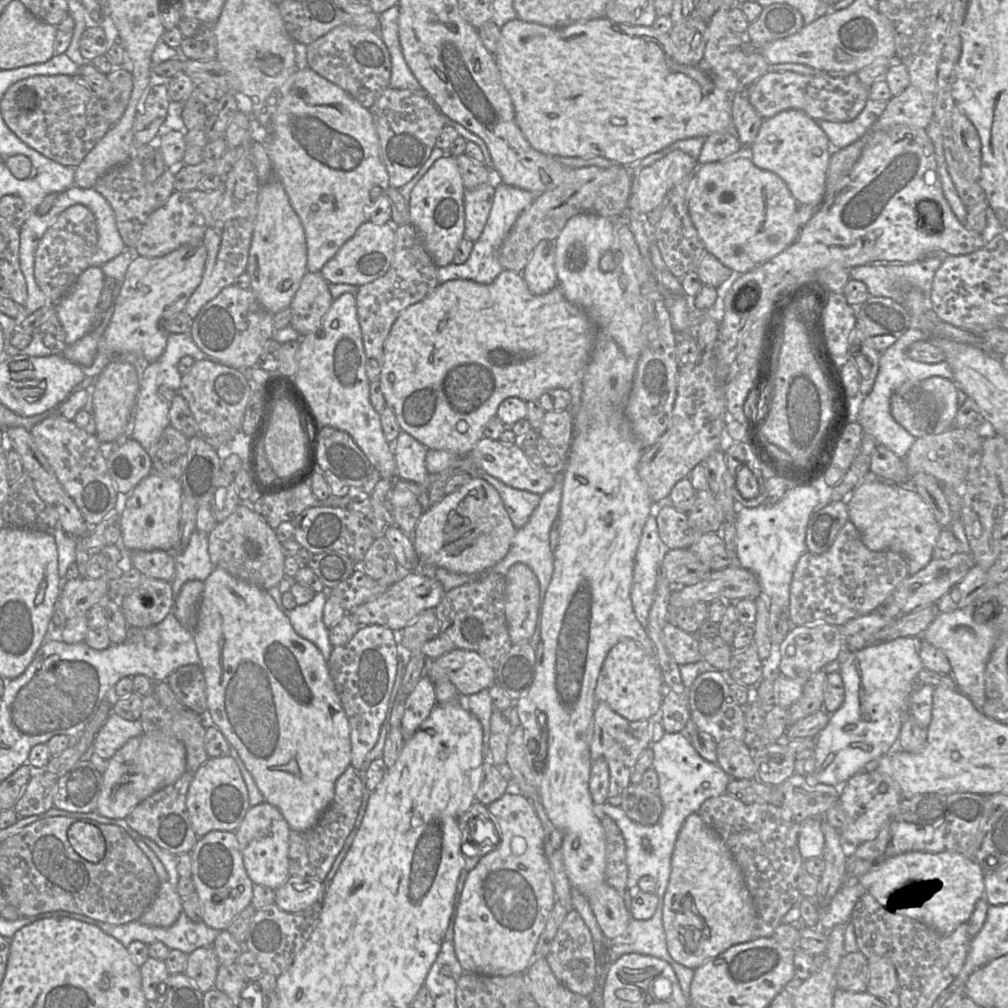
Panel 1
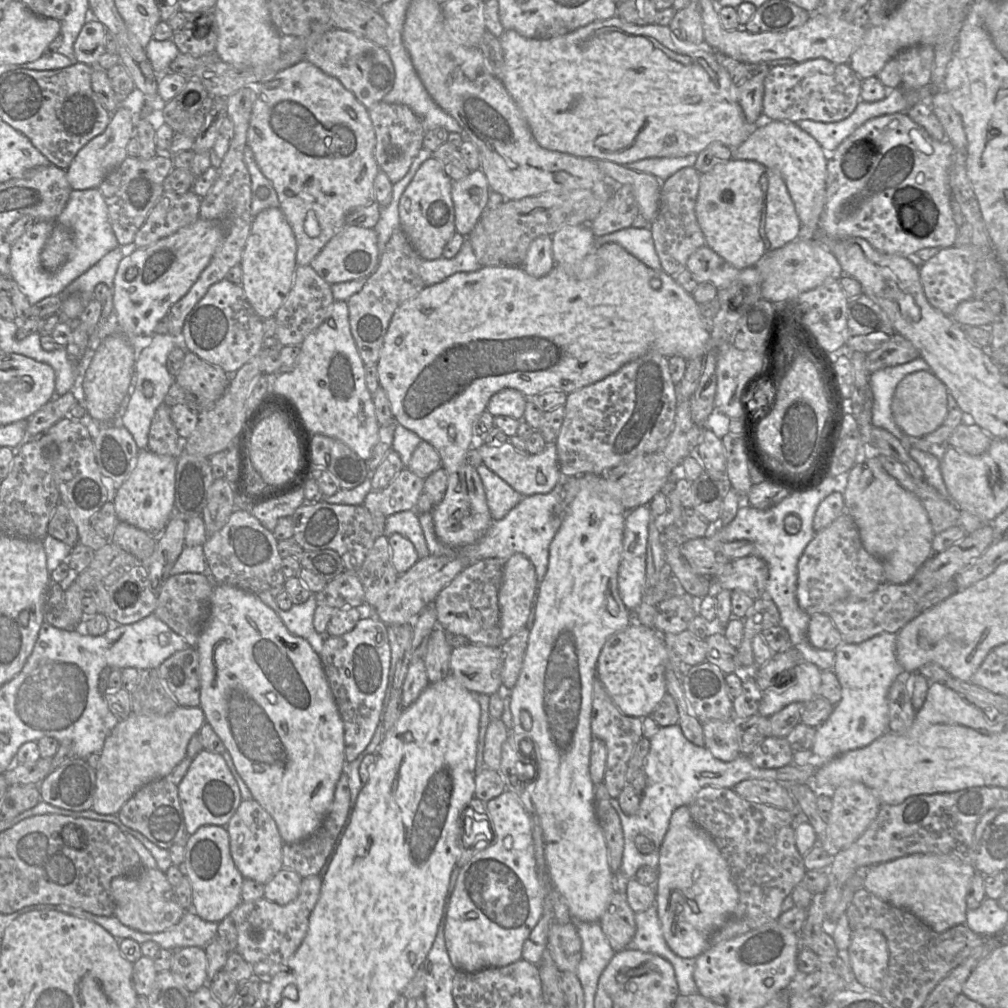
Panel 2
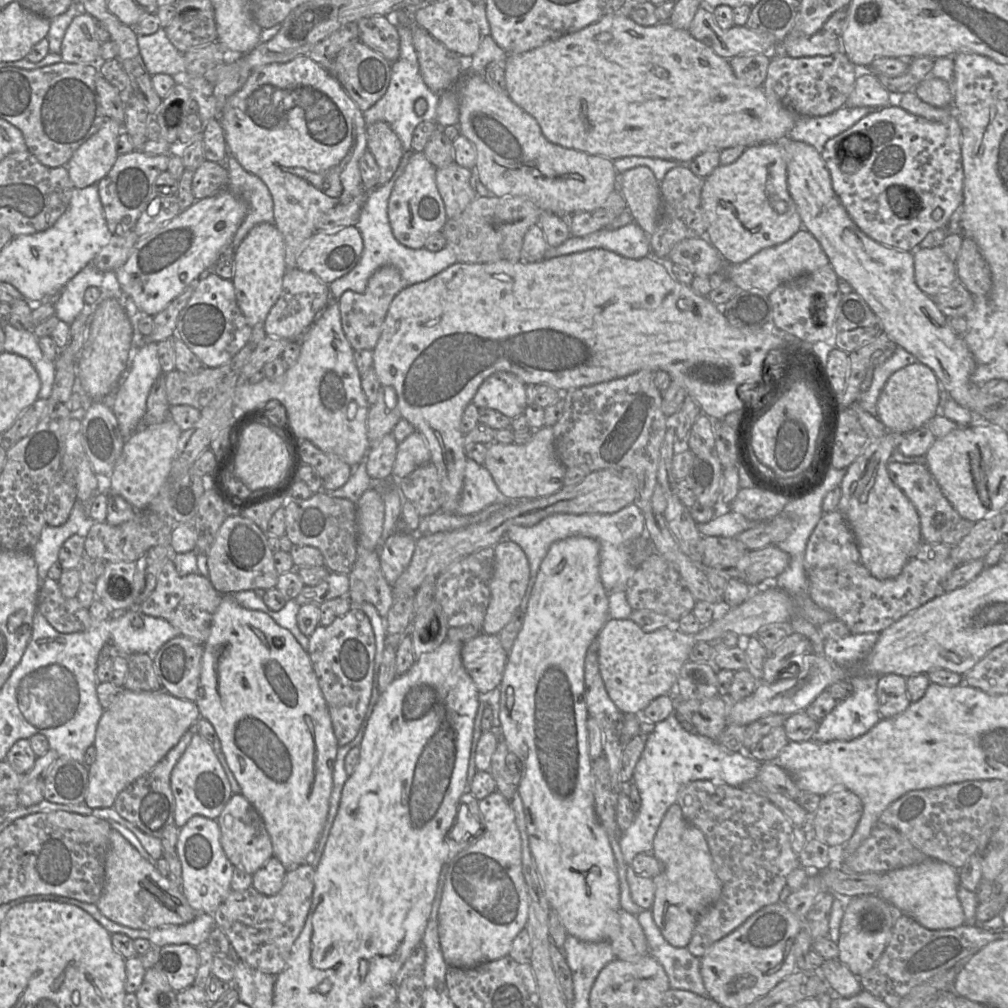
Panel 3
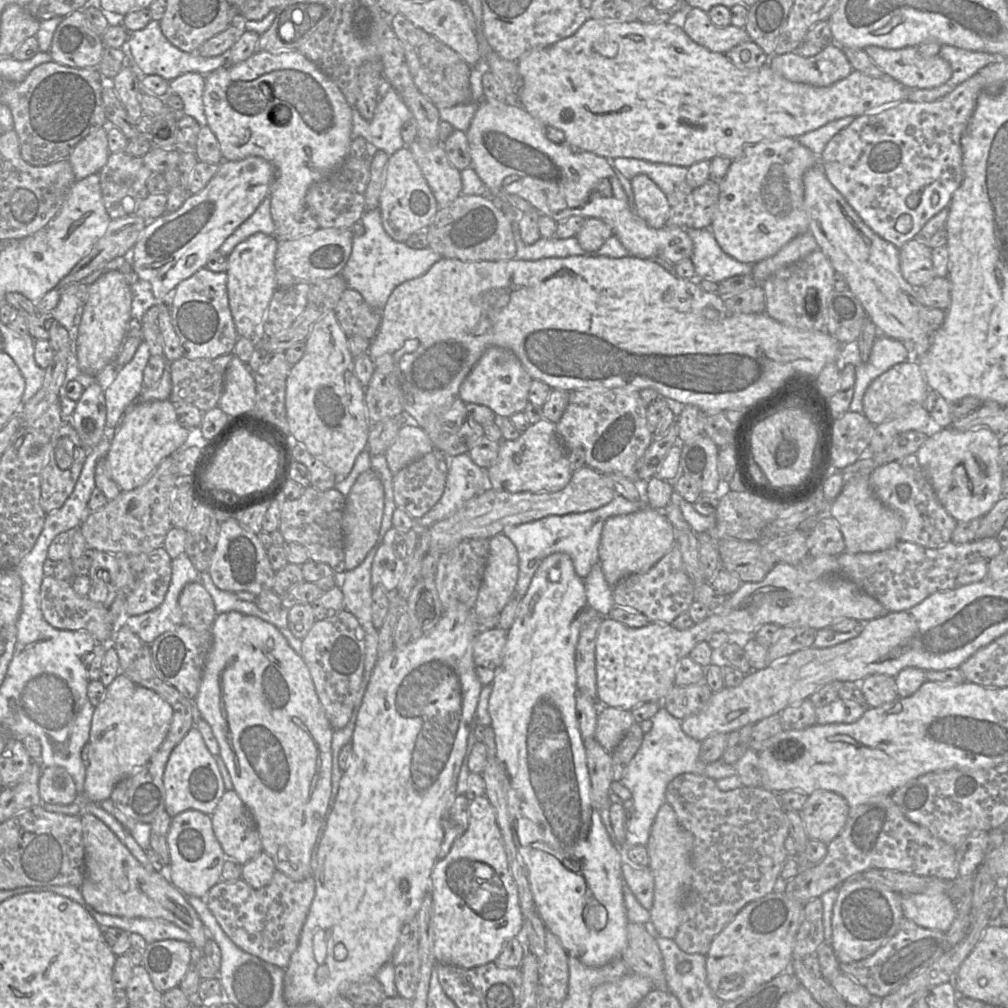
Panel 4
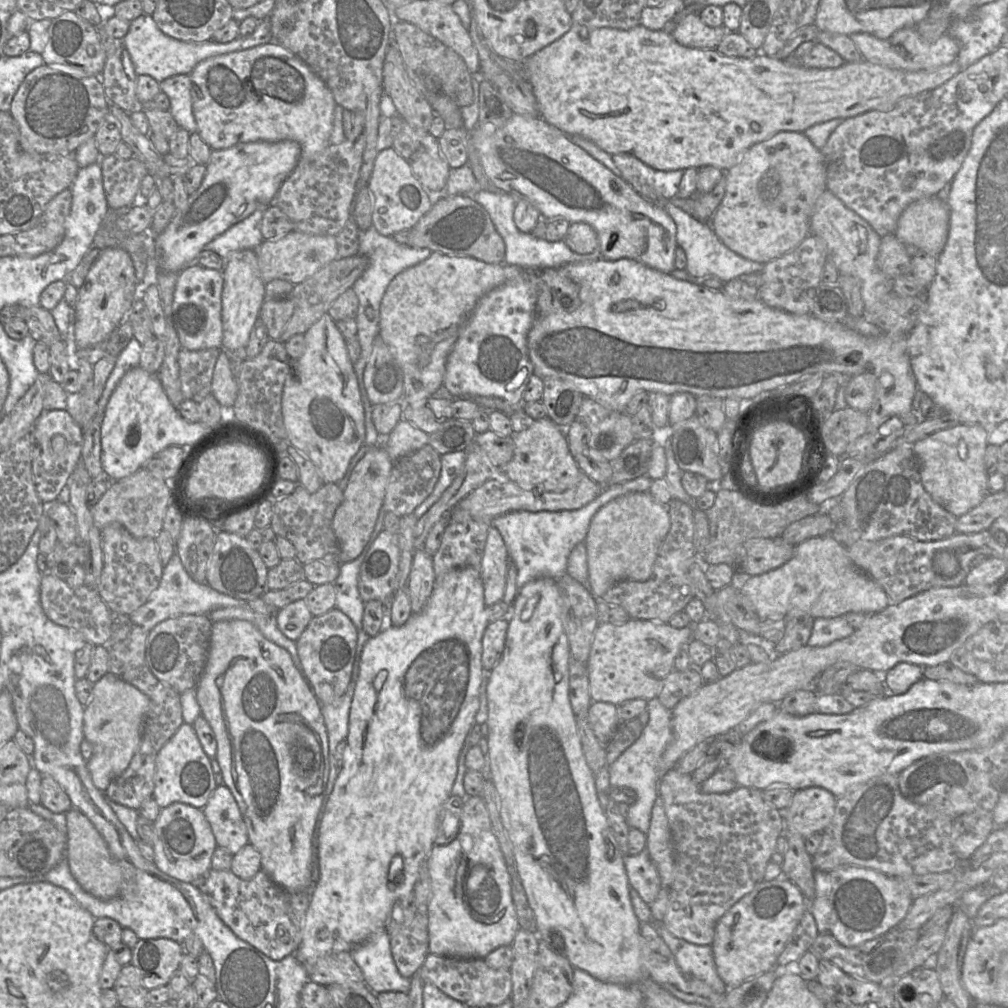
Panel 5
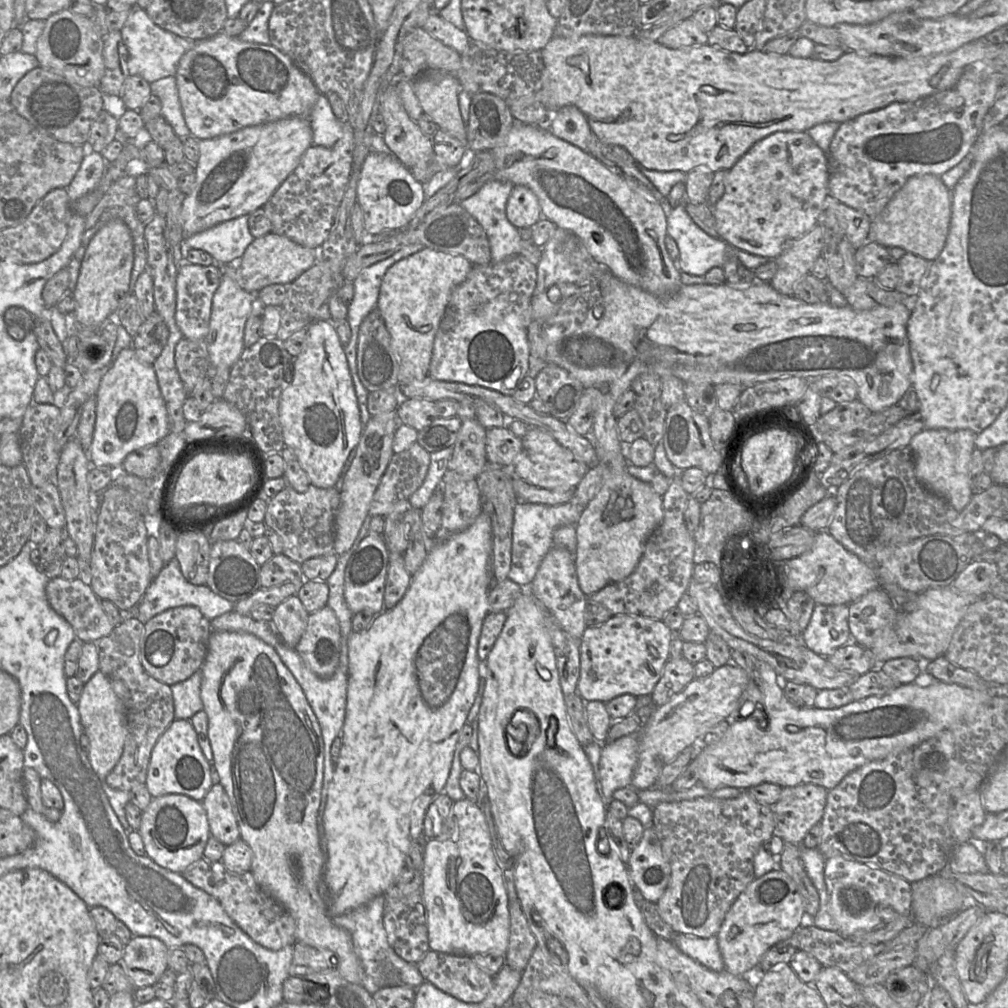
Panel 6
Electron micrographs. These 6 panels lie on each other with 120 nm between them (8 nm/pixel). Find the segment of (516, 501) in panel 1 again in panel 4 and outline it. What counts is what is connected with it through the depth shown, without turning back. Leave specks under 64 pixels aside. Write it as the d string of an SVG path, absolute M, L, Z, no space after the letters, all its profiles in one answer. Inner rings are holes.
M468 453L448 458L448 474L444 492L440 500L420 519L416 520L416 527L429 528L435 522L450 517L474 496L492 488L488 479L487 469L476 465Z

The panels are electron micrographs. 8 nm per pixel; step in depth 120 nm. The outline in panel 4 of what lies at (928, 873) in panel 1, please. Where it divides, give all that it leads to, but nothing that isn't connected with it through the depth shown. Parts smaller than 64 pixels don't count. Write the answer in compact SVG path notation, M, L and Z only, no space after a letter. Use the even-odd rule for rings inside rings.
M946 892L900 895L904 917L921 927L946 932L957 916L955 904Z

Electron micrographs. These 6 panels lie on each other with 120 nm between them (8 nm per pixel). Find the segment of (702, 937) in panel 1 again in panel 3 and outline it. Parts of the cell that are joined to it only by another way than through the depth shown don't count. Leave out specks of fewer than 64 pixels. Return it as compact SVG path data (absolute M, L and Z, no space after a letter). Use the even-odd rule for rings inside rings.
M677 803L663 816L654 837L652 854L662 864L662 871L652 878L655 885L653 920L670 945L687 947L698 917L719 899L722 884L714 871L704 834L684 818Z

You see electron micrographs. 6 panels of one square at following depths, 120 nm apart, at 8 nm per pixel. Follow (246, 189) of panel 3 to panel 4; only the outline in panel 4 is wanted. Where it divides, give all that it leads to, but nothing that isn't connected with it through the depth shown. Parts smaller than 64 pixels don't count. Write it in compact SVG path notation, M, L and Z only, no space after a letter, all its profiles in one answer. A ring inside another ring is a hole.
M266 197L253 214L223 242L219 251L229 256L239 243L251 235L258 232L273 235L274 231L275 225L271 216L270 198Z

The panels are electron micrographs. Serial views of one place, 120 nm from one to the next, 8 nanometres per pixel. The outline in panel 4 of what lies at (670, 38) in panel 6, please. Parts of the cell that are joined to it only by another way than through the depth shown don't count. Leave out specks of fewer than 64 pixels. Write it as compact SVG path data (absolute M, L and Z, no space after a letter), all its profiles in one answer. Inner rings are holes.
M687 8L681 12L678 22L684 32L711 52L725 54L733 47L751 41L744 27L731 24L726 27L715 26L708 13L699 8Z

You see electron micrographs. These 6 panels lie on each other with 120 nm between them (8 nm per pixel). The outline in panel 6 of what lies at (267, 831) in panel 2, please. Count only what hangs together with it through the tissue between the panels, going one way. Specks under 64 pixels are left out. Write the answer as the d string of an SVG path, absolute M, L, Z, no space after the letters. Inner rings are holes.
M220 782L212 785L201 803L208 817L211 836L226 846L241 838L230 799Z

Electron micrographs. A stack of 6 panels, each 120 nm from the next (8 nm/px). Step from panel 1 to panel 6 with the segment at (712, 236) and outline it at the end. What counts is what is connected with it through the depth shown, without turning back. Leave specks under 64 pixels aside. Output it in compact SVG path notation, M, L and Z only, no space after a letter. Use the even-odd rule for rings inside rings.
M779 131L755 143L735 164L726 175L726 188L722 197L713 205L713 214L719 238L730 246L757 256L775 259L784 249L813 227L819 224L822 213L830 199L828 194L828 163L827 156L812 140L806 131Z

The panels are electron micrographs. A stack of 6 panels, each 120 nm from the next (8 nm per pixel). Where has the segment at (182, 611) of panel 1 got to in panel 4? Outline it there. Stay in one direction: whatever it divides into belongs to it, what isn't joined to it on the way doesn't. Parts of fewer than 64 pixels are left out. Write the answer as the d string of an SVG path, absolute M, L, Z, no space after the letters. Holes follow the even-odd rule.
M164 547L157 548L148 553L136 555L118 553L114 554L118 559L119 573L114 579L113 597L116 593L125 594L125 610L129 616L141 615L157 608L164 600L170 585L172 576L172 558L169 556ZM201 582L187 584L180 593L178 604L183 625L197 631L211 629L217 613L211 595Z

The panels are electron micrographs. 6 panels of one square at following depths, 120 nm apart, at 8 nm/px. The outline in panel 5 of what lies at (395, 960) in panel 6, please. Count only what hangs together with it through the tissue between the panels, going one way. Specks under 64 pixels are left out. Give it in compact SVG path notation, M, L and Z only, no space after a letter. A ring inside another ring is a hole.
M386 929L374 933L350 952L362 970L364 982L376 995L386 991L408 994L411 978L405 978L399 973Z

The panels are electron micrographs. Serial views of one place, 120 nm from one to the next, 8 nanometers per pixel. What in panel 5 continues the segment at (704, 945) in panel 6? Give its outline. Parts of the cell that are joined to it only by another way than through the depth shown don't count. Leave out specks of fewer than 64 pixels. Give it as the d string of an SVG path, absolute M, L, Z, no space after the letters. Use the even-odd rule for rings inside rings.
M660 925L658 929L684 975L705 982L716 993L726 993L728 988L718 976L711 945L697 945L676 938Z

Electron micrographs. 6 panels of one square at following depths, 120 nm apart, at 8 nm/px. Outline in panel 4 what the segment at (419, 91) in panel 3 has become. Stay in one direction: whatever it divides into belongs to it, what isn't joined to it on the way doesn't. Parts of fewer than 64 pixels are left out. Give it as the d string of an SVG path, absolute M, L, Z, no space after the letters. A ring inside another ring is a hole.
M384 80L379 85L379 102L371 120L364 119L356 108L352 109L352 139L362 137L370 144L370 159L376 150L390 156L405 147L401 127L412 117L399 94Z

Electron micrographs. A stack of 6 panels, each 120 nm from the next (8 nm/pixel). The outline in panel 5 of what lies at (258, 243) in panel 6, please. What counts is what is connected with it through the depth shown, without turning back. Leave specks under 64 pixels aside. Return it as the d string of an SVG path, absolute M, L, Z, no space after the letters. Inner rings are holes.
M292 231L278 240L265 240L255 249L261 277L265 283L282 279L299 284L338 258L335 236Z

